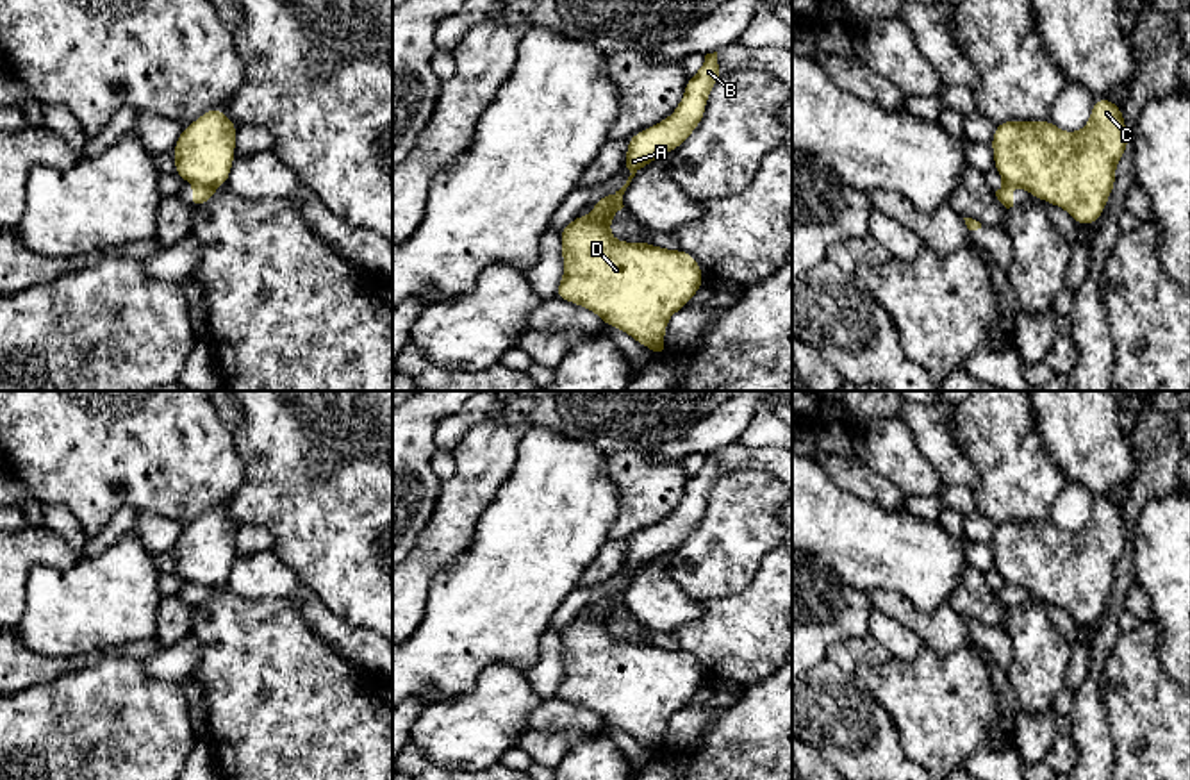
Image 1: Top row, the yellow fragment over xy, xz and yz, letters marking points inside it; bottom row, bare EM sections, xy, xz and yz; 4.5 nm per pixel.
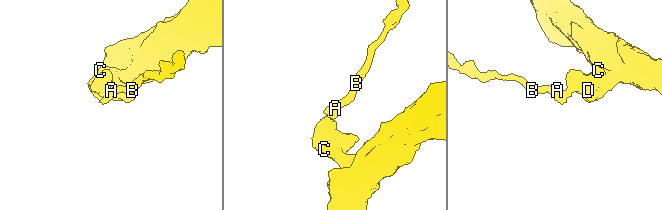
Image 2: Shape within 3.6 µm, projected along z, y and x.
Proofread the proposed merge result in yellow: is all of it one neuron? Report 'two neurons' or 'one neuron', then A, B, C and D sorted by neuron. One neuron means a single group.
two neurons; A B / C D

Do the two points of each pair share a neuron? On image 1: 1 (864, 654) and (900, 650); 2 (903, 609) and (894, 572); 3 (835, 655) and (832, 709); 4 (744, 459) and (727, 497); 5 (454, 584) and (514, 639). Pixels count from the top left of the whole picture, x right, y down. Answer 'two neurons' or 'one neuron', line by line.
1: two neurons
2: two neurons
3: two neurons
4: two neurons
5: one neuron

